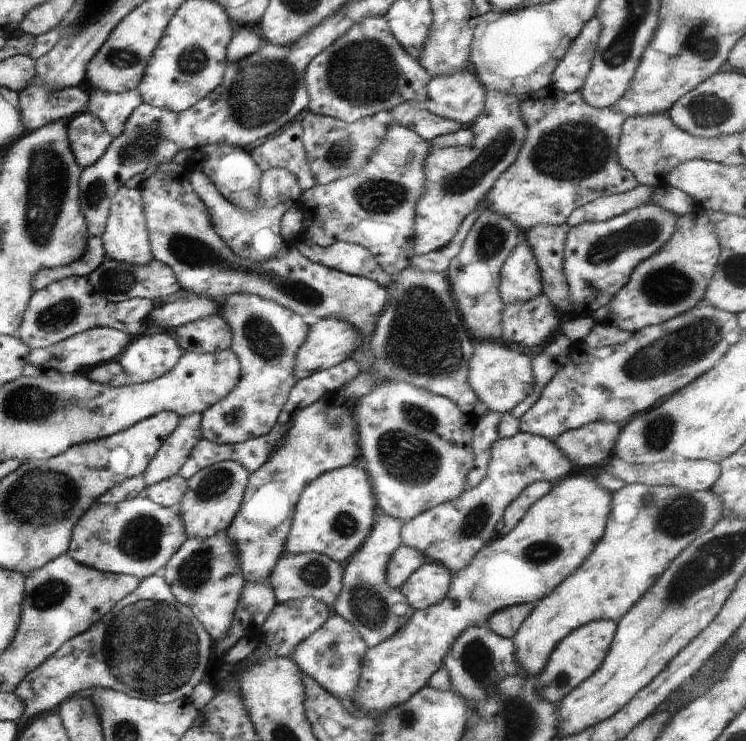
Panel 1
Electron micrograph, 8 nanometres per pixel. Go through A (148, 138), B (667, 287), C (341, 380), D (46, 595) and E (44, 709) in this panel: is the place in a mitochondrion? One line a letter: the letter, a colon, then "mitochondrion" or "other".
A: mitochondrion
B: mitochondrion
C: other
D: mitochondrion
E: other

